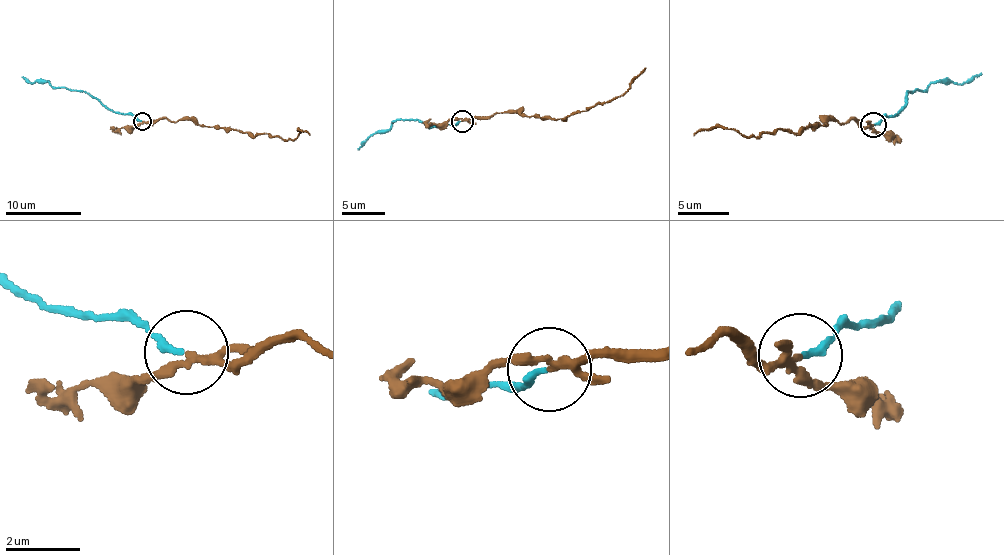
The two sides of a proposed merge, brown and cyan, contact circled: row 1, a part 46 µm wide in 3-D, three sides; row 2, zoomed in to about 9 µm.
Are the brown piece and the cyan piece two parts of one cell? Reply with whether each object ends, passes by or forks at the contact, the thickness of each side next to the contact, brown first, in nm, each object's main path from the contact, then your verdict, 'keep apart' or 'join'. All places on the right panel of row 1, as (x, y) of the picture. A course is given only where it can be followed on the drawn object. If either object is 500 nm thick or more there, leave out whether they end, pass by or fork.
brown forks; cyan ends; calibres 140 and 170 nm; course brown (873, 124), (826, 117), (823, 126), (798, 131), (776, 128), (744, 137), (717, 126), (693, 136); course cyan (873, 124), (882, 117), (899, 115), (908, 103), (907, 92), (923, 91), (938, 80), (969, 82), (981, 73); keep apart

